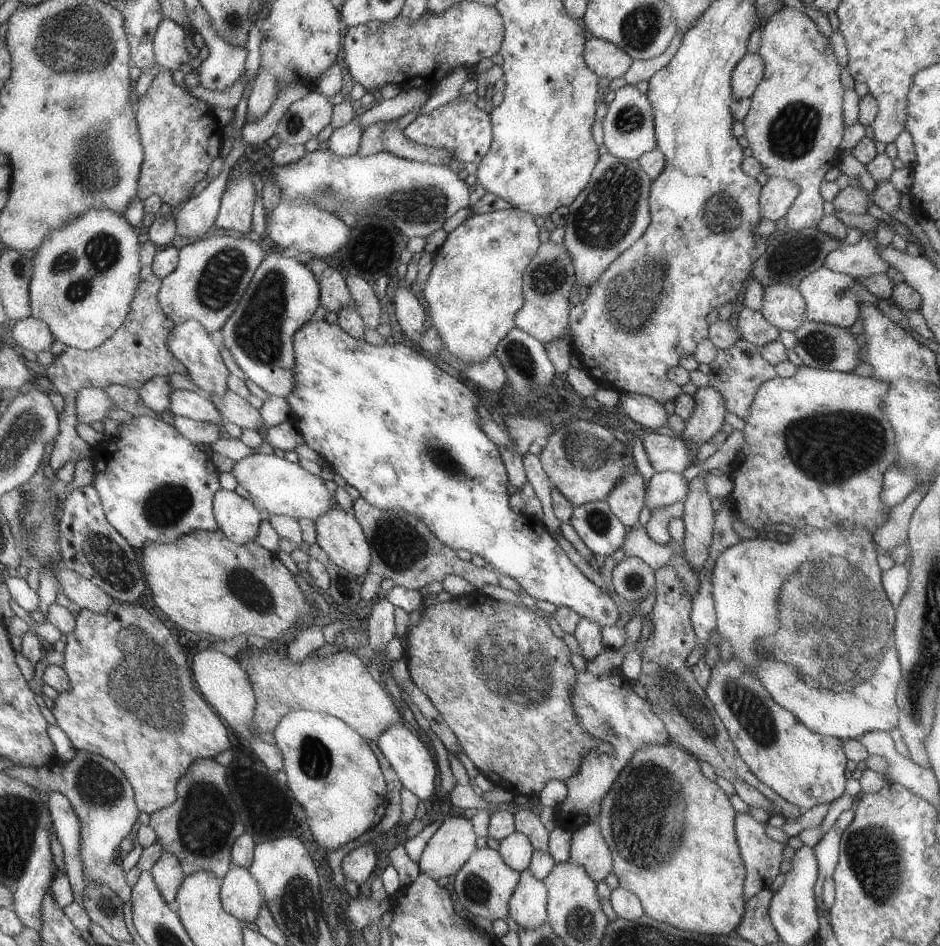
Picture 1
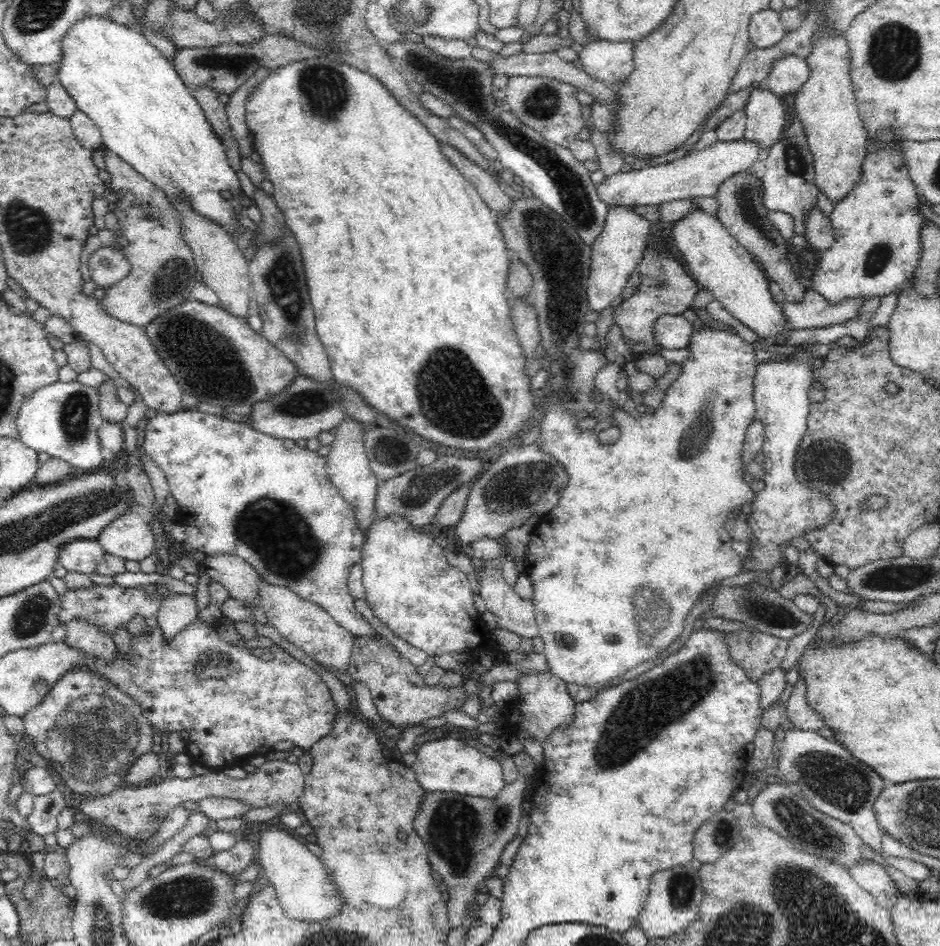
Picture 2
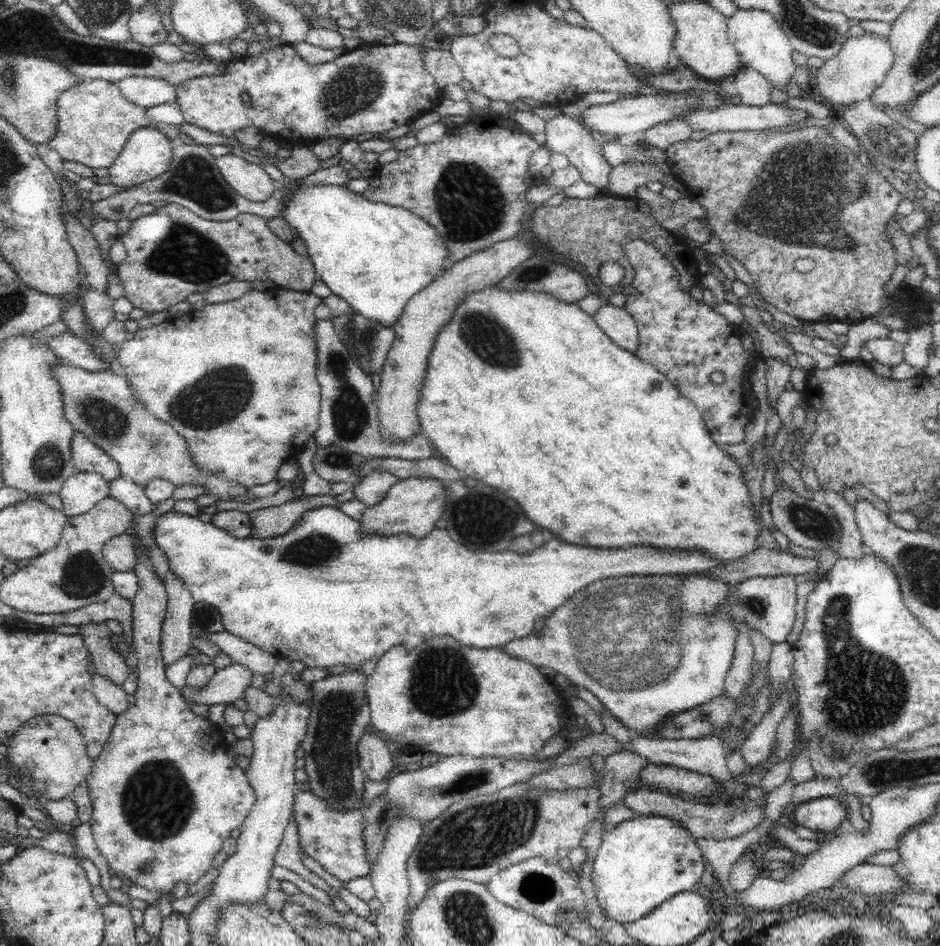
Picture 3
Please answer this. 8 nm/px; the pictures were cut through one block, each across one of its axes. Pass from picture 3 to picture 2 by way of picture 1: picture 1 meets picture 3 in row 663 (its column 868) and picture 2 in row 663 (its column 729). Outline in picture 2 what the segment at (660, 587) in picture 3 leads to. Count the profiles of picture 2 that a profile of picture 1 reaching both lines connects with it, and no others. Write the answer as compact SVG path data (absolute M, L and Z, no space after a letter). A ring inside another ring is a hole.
M710 326L694 330L689 337L690 344L687 345L690 354L686 360L678 364L680 372L676 380L671 382L665 390L661 405L654 414L632 420L632 417L622 409L613 411L611 415L614 419L613 429L620 433L620 438L614 444L600 445L595 440L595 435L591 435L588 430L582 431L577 428L577 423L582 418L580 414L570 413L556 398L549 398L548 394L543 396L545 415L542 415L540 420L538 446L542 452L552 455L556 461L562 464L568 473L568 480L567 486L560 491L559 504L547 516L543 517L543 521L536 526L535 530L532 530L531 541L527 544L525 572L534 585L531 601L534 605L539 636L544 641L543 653L548 661L548 670L566 684L578 684L582 688L604 684L628 672L628 670L636 668L642 662L648 662L658 656L682 635L686 616L700 598L702 590L714 582L737 576L744 570L744 563L733 550L732 539L726 533L725 524L728 520L728 514L735 509L740 509L742 505L749 505L755 501L756 493L742 478L746 472L744 470L746 466L743 464L743 458L740 457L747 428L757 418L754 395L752 395L754 392L752 380L756 375L757 366L757 362L754 360L754 349L740 336L726 332L726 330L716 330Z

